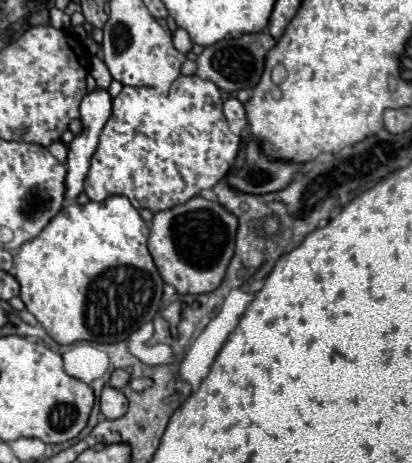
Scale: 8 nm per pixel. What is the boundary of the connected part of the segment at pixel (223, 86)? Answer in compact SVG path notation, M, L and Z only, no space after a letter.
M268 32L244 34L236 40L220 40L212 46L204 48L204 52L198 56L196 74L204 80L214 82L220 90L226 90L226 92L238 92L242 88L252 88L258 84L260 74L264 70L264 56L274 44L276 44L276 40Z

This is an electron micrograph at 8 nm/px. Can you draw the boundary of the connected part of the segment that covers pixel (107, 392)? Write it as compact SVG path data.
M104 386L102 396L100 396L100 412L104 414L106 420L116 420L124 416L128 410L128 400L122 394L122 390L116 390L112 386Z

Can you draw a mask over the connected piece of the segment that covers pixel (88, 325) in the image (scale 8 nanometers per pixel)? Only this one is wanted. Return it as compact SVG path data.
M110 196L104 202L88 202L88 204L70 204L70 206L66 206L34 240L22 244L14 254L14 270L16 270L14 276L20 282L20 298L26 304L26 310L36 316L36 320L44 326L48 336L58 344L74 344L78 340L96 340L96 342L126 340L130 332L134 332L142 324L150 322L162 306L164 282L162 282L162 278L160 278L160 274L158 274L158 270L152 262L152 256L148 252L148 246L146 246L148 236L150 236L150 230L148 230L146 222L140 218L138 210L130 204L130 200L126 196Z

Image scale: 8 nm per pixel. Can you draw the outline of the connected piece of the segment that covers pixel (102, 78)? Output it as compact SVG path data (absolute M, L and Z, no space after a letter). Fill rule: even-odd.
M96 54L96 56L92 56L92 66L90 66L90 74L94 76L94 80L96 80L96 84L98 84L98 88L102 88L102 90L106 90L108 86L110 86L110 82L112 82L112 76L110 76L110 72L108 72L108 68L106 68L106 64L104 64L104 60Z

